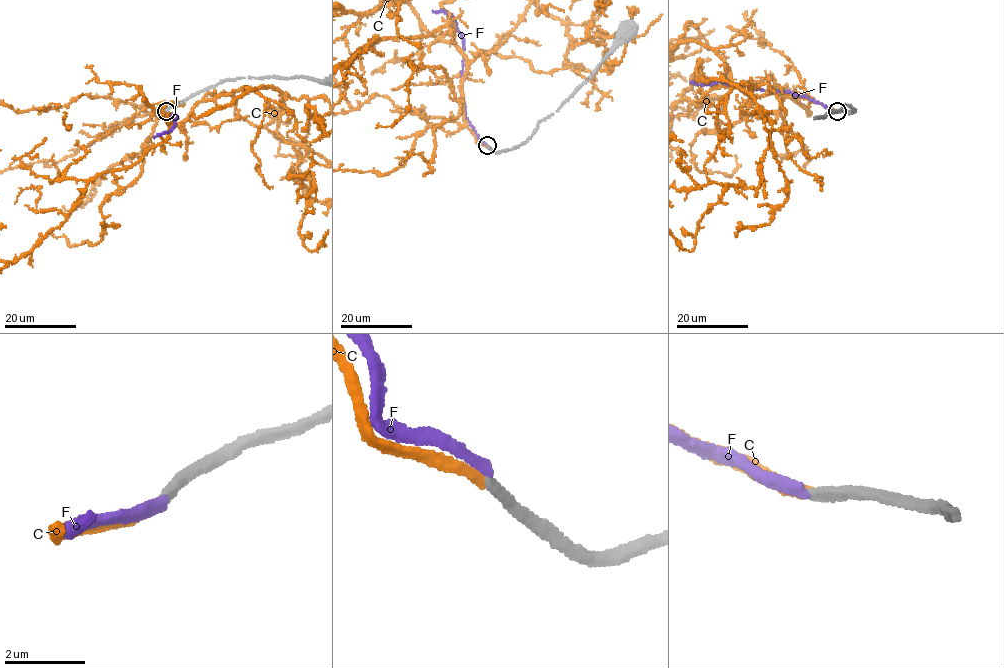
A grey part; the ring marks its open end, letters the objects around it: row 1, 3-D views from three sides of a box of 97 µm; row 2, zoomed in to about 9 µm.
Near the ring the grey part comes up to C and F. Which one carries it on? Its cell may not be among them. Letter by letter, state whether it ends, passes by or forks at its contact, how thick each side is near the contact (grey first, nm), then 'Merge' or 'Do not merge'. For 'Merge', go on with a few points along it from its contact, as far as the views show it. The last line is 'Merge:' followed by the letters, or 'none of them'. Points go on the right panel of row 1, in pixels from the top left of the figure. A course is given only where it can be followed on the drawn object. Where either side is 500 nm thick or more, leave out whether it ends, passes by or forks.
C: It ends there. Thickness 300 nm (grey) against 280 nm. Merge. Its course: (837, 111), (699, 61), (771, 124), (762, 182), (728, 185), (691, 251)
F: It ends there. Thickness 300 nm (grey) against 260 nm. Do not merge
Merge: C

